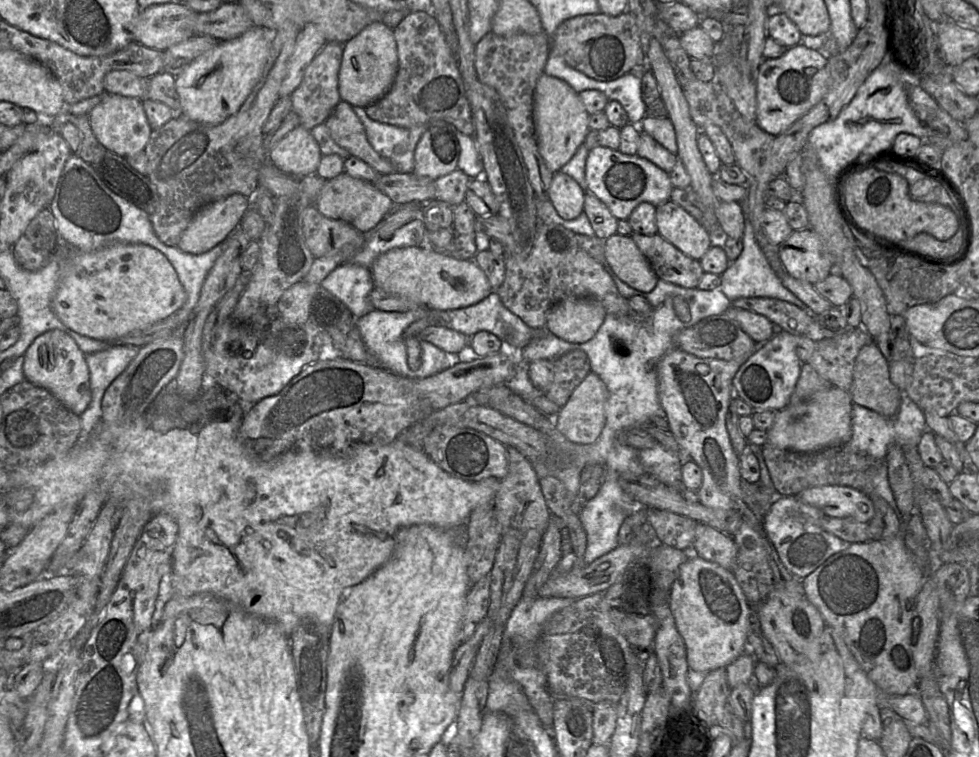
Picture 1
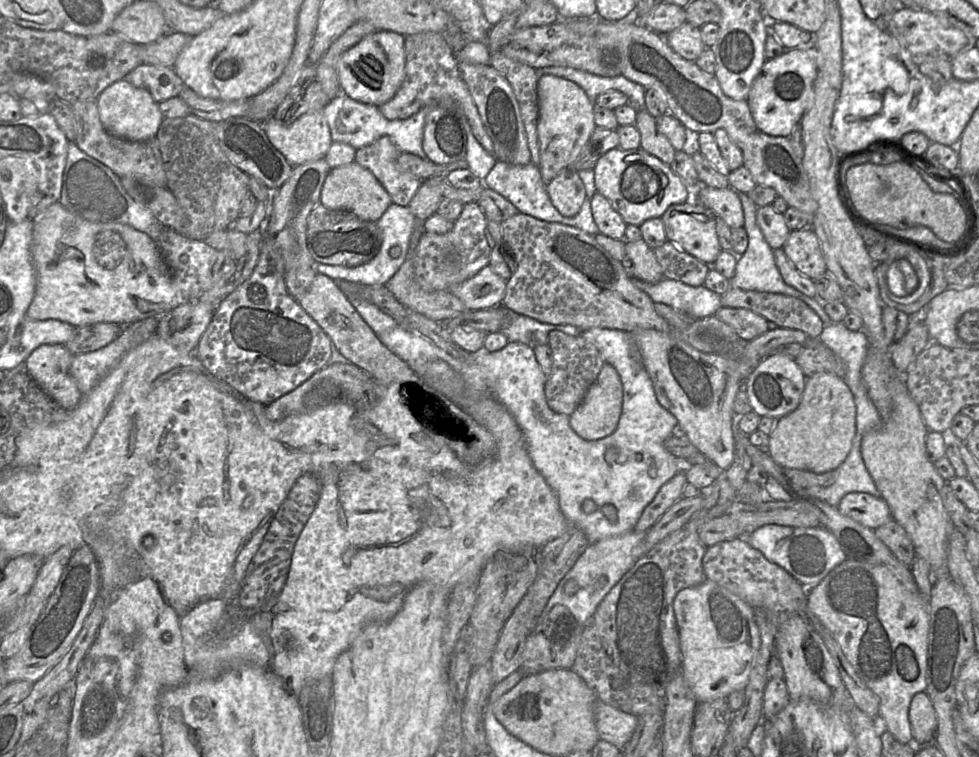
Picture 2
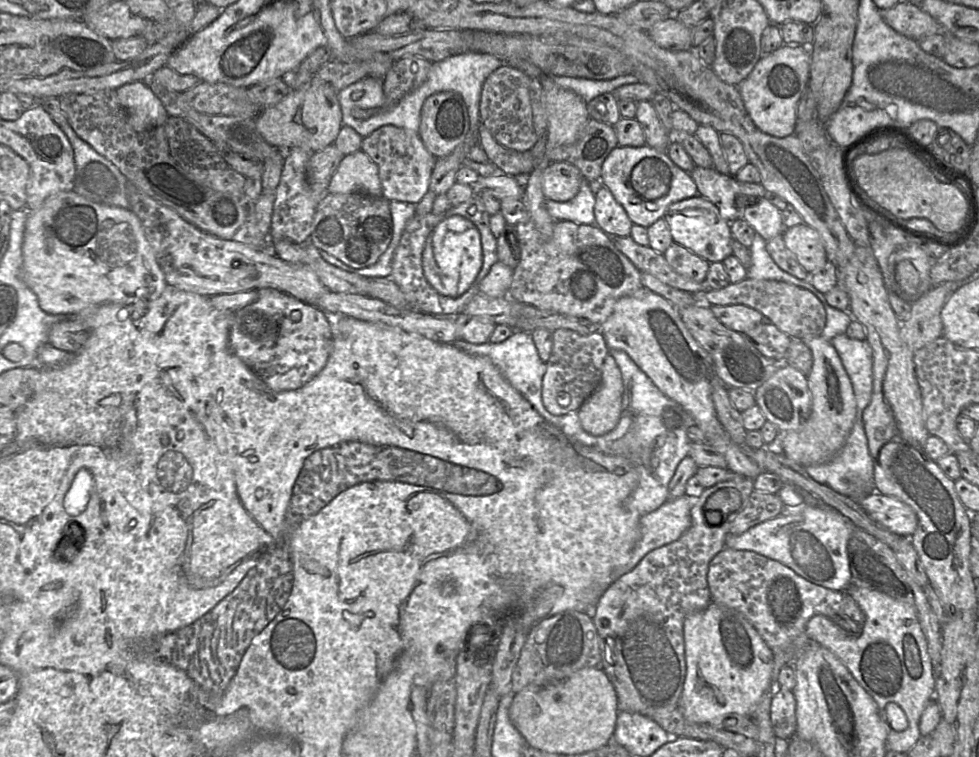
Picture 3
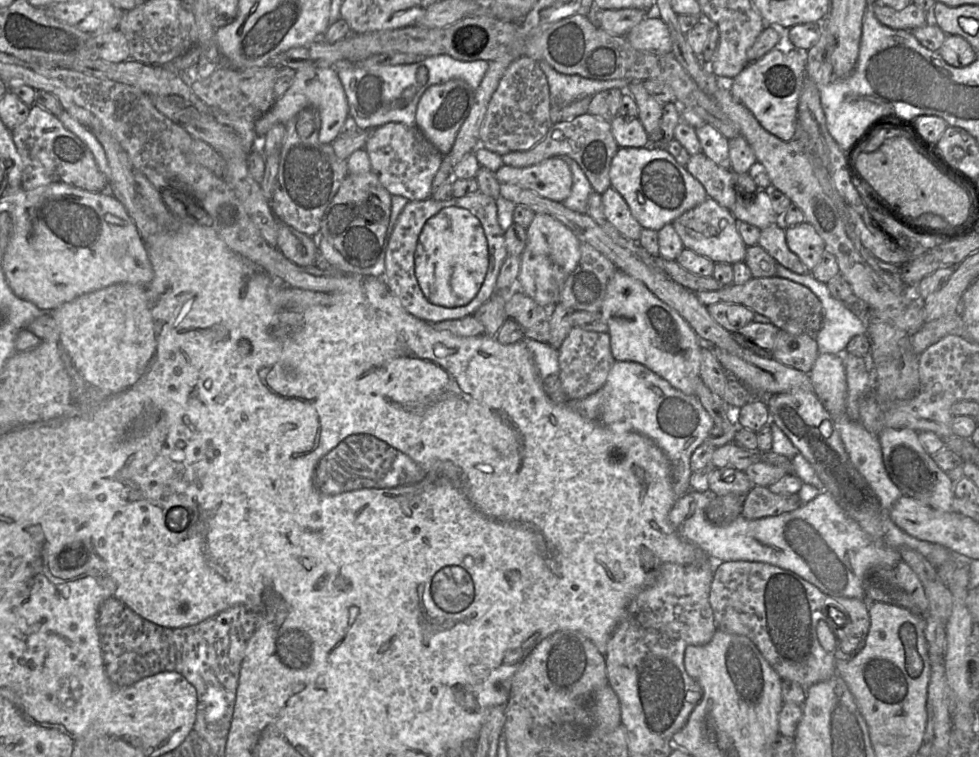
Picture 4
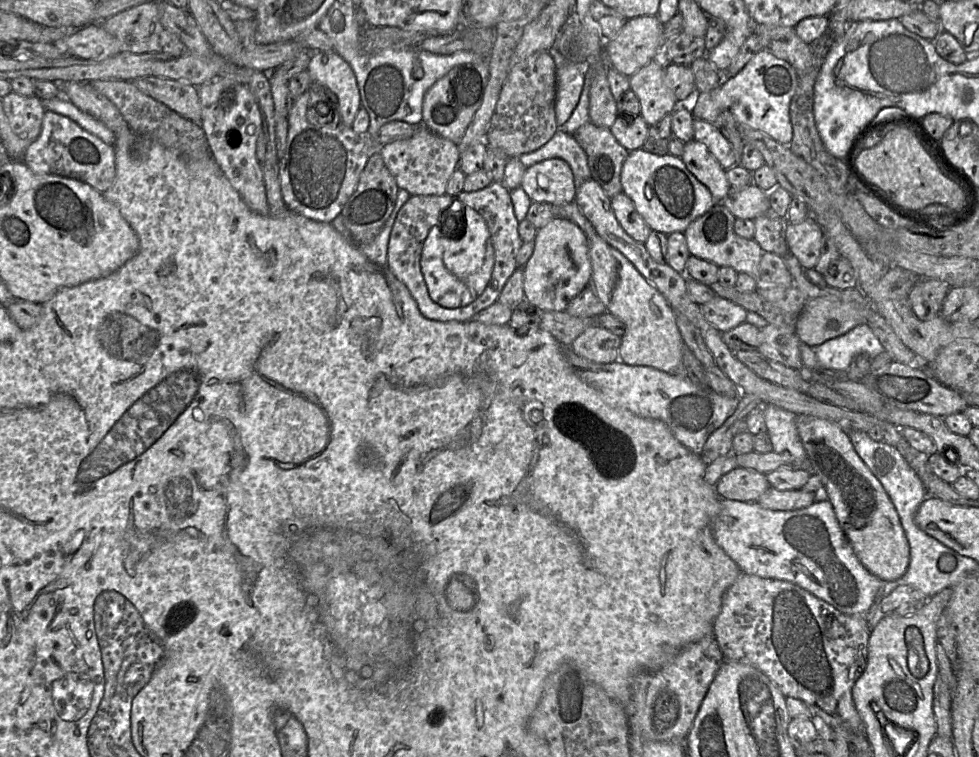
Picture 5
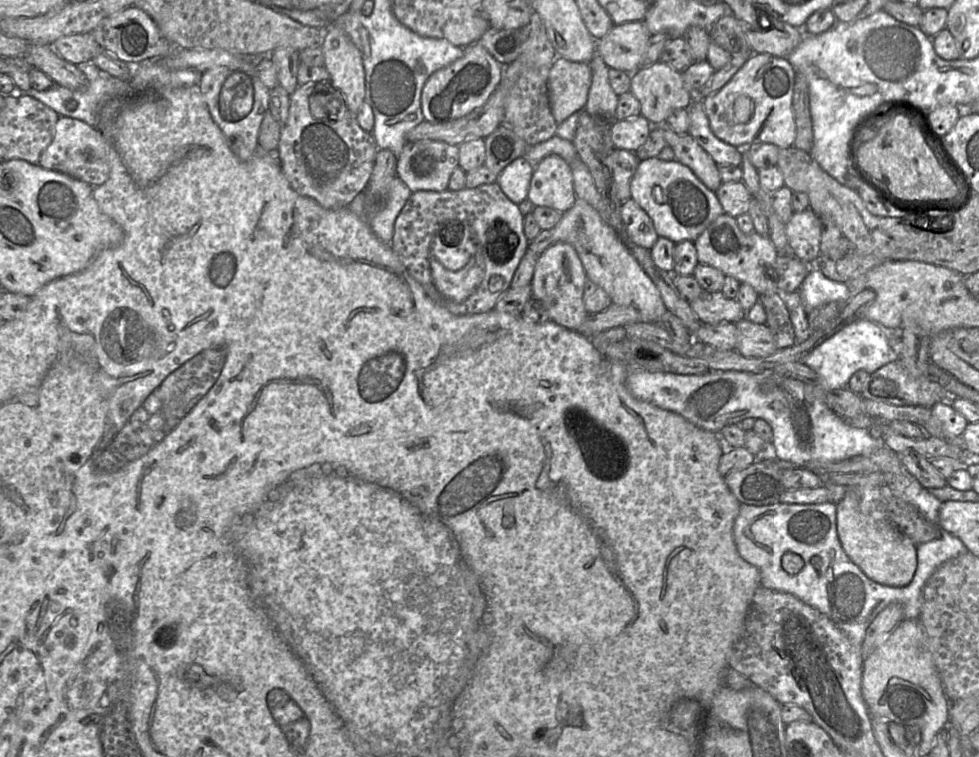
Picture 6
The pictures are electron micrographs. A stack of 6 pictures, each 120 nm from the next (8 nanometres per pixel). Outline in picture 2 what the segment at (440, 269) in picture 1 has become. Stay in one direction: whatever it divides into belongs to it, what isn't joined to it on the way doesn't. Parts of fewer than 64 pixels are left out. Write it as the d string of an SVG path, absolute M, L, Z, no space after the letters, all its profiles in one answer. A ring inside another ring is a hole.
M489 266L474 276L457 284L451 290L468 310L492 308L502 305L507 280L497 275Z

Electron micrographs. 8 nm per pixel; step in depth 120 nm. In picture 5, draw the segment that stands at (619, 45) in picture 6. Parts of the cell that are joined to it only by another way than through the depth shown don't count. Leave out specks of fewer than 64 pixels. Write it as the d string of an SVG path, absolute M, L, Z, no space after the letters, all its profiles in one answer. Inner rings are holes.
M657 15L628 19L613 39L605 40L608 64L624 76L633 75L662 49L662 28Z

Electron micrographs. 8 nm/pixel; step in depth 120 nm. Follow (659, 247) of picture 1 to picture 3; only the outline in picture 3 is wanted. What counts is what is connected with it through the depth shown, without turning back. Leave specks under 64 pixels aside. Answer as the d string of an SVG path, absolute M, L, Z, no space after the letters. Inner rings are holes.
M676 243L663 256L676 273L697 283L705 282L710 265L707 260Z

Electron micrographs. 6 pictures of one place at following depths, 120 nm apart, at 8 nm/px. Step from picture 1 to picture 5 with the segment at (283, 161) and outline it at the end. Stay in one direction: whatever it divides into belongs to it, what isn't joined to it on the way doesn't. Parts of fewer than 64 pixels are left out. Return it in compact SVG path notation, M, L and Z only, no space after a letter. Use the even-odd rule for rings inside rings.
M312 51L307 71L313 83L327 87L337 96L340 123L352 126L361 98L355 73L347 61L336 51Z

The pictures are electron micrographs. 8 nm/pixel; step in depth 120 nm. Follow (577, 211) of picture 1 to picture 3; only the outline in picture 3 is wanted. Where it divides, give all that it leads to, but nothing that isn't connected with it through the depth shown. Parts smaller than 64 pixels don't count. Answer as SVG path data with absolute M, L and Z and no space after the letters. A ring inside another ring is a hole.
M555 161L546 166L542 174L542 191L547 200L567 202L579 192L584 177L577 167Z

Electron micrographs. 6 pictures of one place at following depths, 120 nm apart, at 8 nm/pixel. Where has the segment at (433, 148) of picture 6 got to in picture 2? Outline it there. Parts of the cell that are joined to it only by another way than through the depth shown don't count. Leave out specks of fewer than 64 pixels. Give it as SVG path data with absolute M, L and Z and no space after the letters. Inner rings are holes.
M383 135L370 145L356 150L355 162L370 170L390 195L392 202L407 207L419 190L423 180L398 170L396 161L401 154L389 136Z

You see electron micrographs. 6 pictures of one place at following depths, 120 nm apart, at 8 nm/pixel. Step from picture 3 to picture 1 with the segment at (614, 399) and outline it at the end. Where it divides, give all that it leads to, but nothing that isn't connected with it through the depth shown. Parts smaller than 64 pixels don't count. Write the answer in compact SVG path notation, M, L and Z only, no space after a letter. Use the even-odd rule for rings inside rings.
M590 372L555 416L558 430L577 444L596 442L606 424L605 404L608 395L603 380Z

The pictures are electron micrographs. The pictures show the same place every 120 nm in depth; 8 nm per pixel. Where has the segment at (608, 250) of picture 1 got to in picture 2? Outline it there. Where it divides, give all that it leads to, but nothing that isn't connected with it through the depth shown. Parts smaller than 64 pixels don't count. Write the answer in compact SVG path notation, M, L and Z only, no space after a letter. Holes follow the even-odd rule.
M643 240L625 241L625 255L632 267L632 275L639 280L656 283L664 278L654 250Z

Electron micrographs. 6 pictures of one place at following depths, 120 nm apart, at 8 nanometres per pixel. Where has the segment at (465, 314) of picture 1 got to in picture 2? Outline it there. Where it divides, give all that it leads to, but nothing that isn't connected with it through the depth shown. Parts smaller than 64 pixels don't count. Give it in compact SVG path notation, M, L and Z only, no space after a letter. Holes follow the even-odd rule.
M518 314L512 323L501 330L509 341L523 343L530 348L549 344L549 334L557 330L553 324L539 322L533 318Z

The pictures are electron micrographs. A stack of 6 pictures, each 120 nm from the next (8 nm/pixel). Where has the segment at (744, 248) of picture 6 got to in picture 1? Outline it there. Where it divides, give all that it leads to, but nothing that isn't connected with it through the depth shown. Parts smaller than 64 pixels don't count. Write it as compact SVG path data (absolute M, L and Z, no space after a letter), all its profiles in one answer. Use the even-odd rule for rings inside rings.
M671 200L656 207L658 234L687 256L700 260L713 245L707 229Z

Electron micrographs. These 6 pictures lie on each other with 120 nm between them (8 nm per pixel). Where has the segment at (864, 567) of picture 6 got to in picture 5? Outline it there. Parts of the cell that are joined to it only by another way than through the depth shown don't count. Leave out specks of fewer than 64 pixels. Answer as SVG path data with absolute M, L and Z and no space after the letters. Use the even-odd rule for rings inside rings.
M808 415L797 416L797 431L811 473L820 477L856 557L881 580L899 579L909 565L909 544L896 509L883 486L854 450L848 433L831 421Z

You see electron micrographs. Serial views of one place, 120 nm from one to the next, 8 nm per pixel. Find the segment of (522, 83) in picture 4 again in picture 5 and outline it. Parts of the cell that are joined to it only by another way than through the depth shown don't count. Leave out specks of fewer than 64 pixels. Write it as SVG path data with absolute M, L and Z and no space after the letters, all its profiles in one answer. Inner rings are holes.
M540 50L510 68L484 137L487 146L502 149L509 157L537 150L557 132L555 115L556 66L549 52Z

